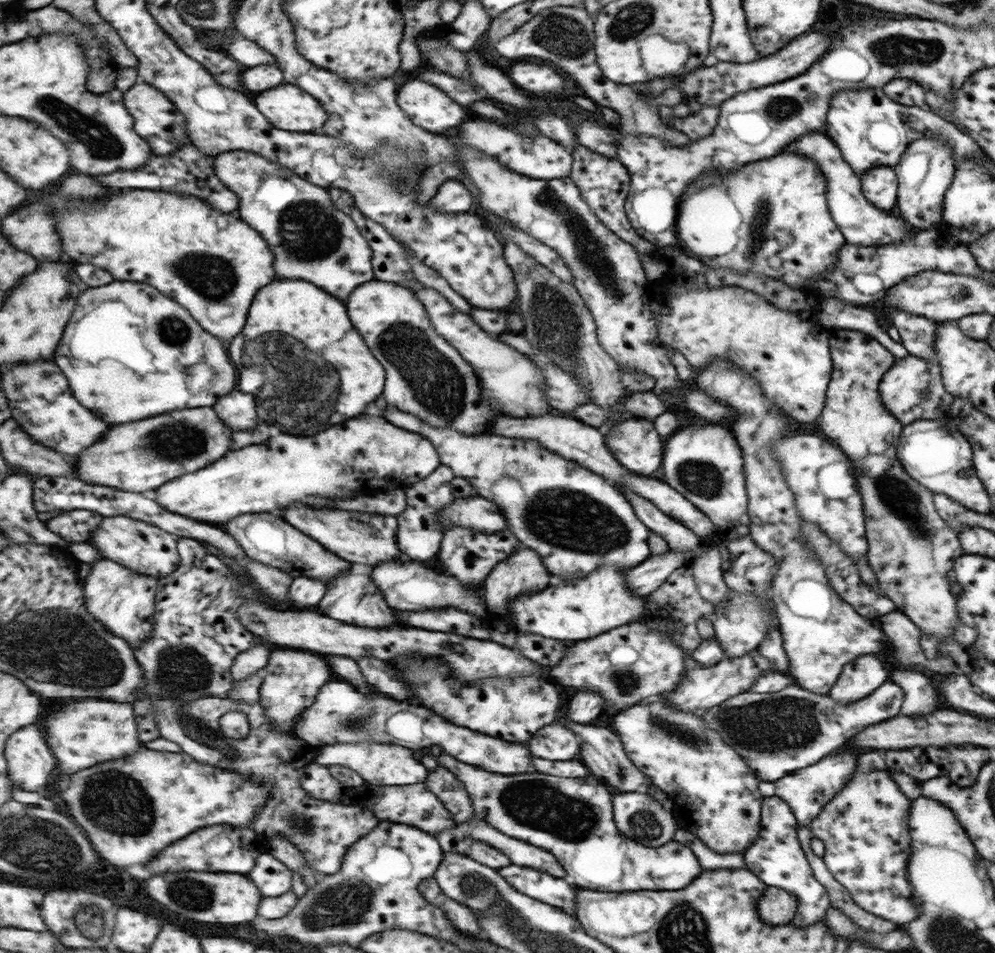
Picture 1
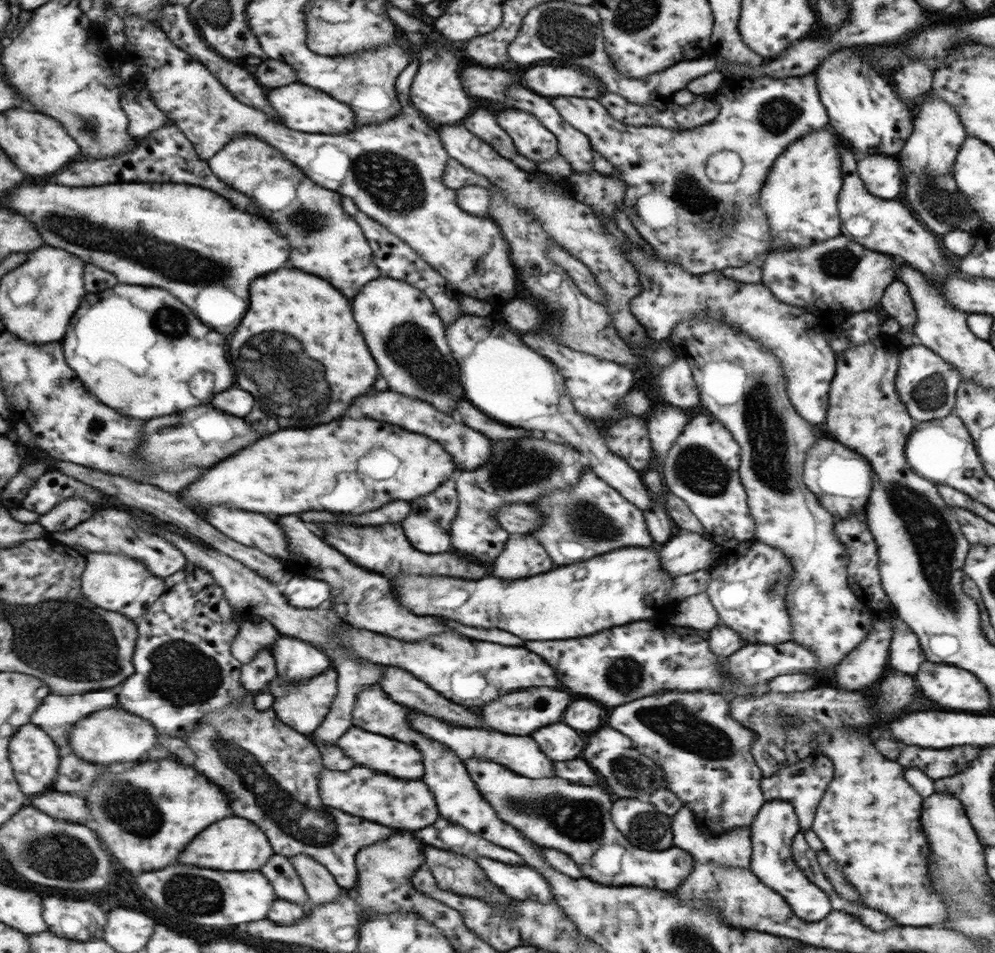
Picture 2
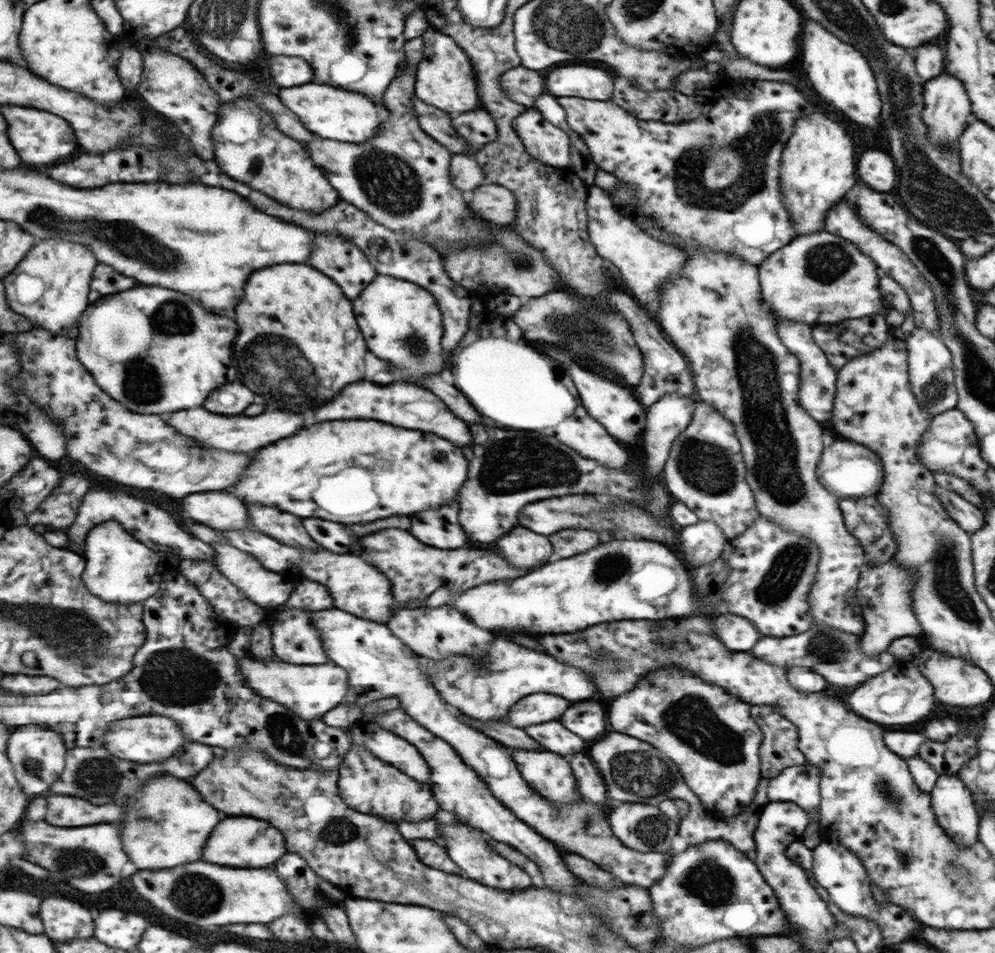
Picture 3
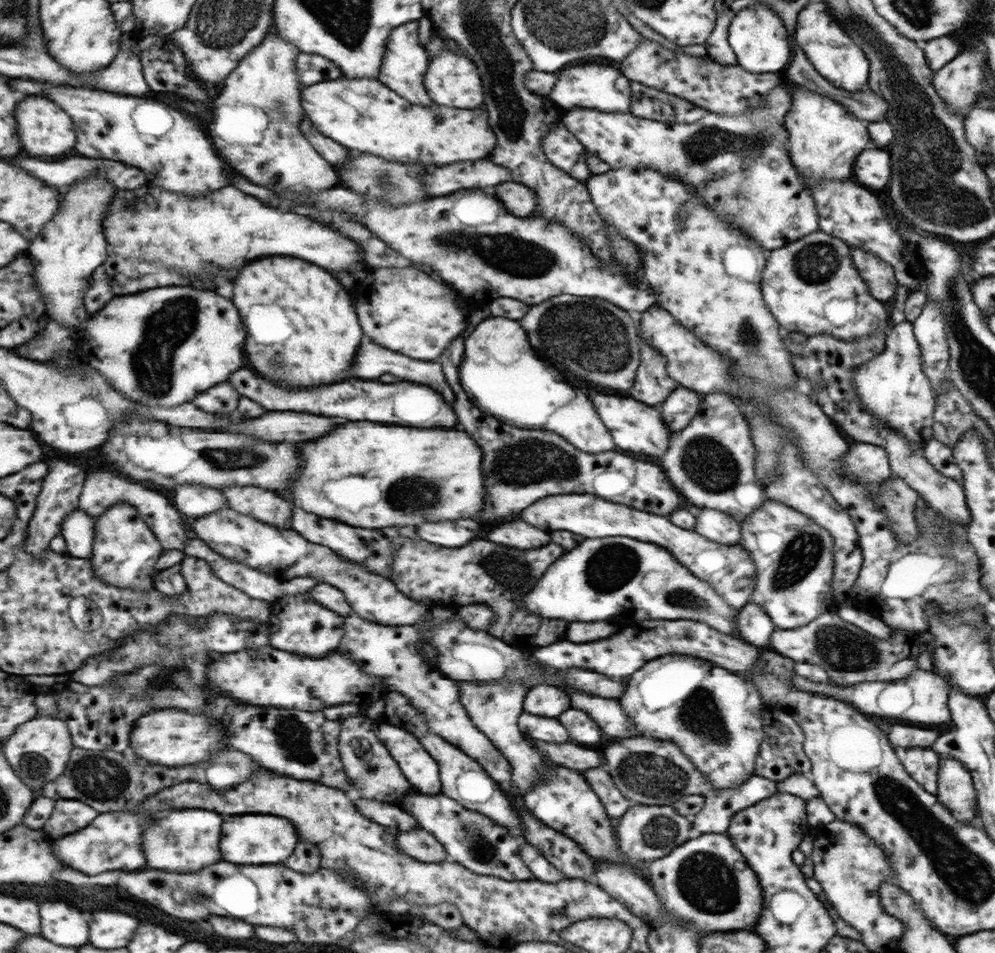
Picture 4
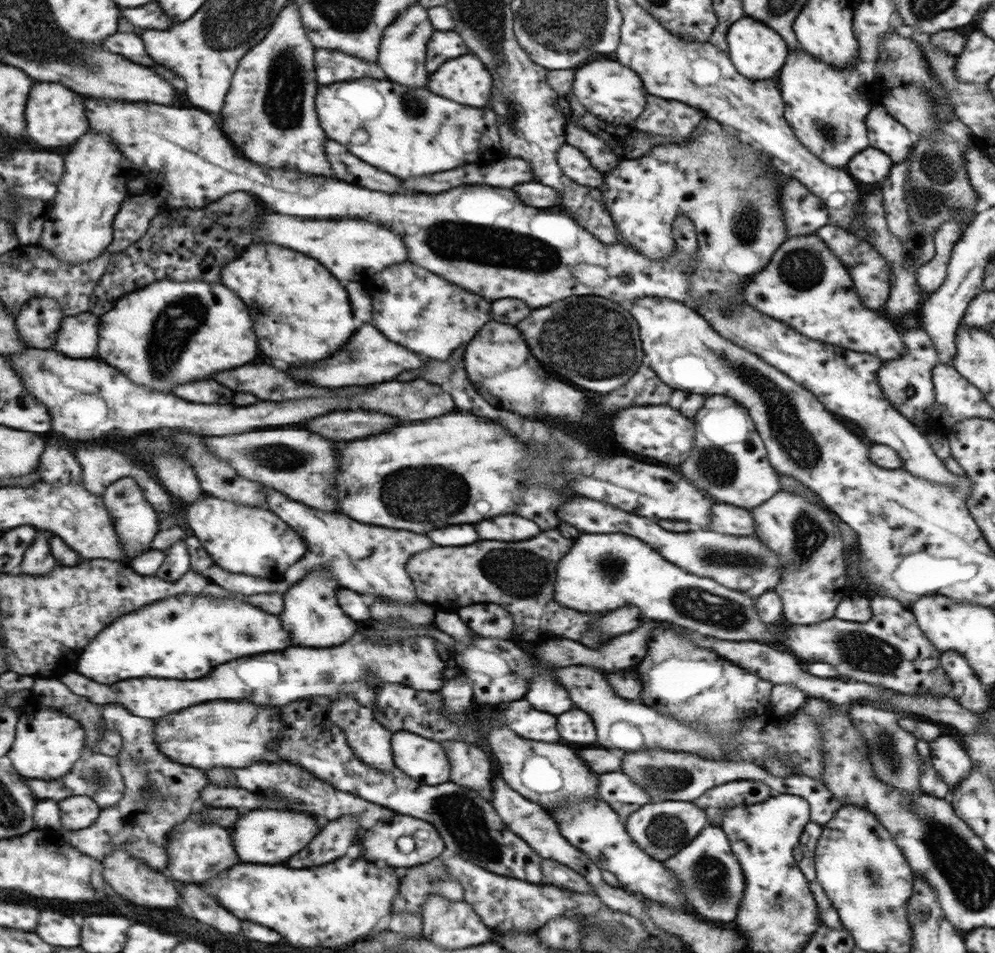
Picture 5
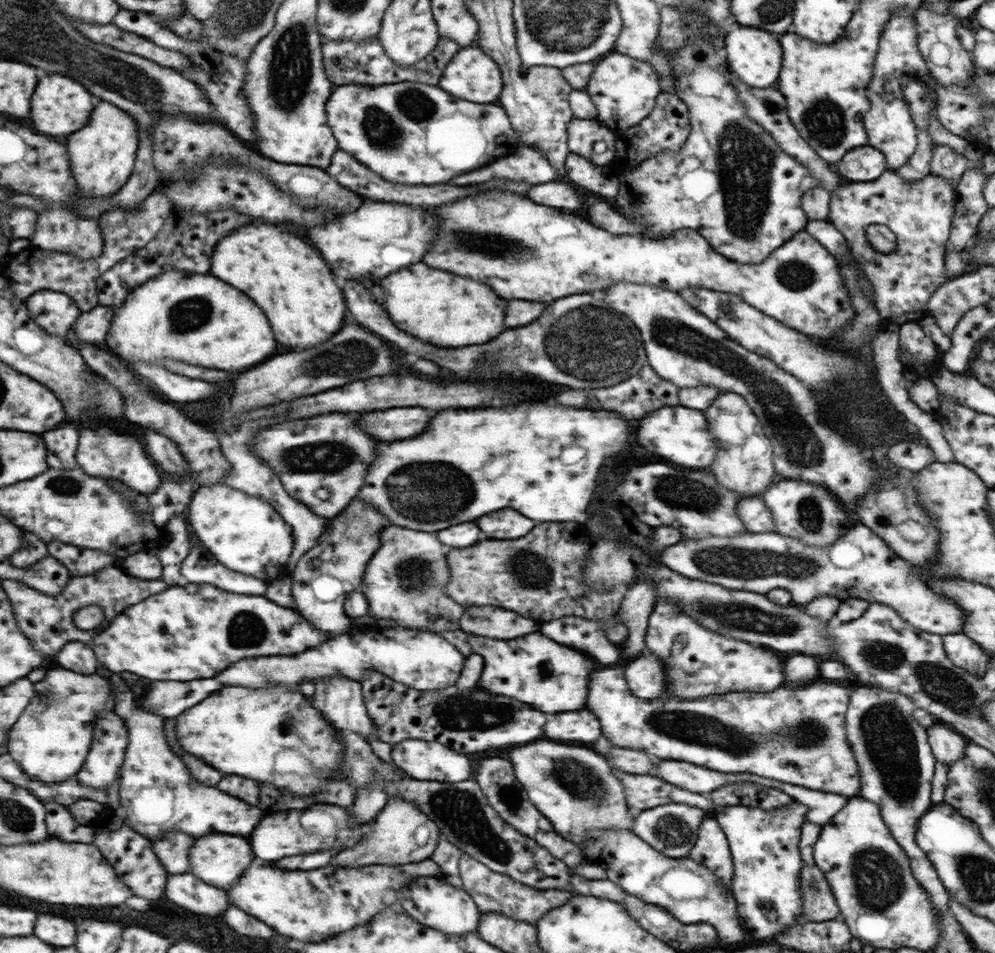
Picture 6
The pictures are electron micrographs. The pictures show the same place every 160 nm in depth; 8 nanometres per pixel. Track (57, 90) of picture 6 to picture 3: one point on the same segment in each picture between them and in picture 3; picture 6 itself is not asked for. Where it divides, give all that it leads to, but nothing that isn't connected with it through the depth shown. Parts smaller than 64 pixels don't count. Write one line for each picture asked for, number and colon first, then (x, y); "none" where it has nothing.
3: (46, 138)
4: (46, 130)
5: (58, 117)

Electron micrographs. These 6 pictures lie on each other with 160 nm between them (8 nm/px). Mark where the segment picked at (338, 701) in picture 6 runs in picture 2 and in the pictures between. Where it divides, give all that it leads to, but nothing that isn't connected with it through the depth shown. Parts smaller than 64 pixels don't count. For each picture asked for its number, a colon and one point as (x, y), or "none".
2: (409, 806)
3: (371, 786)
4: (373, 773)
5: (369, 741)

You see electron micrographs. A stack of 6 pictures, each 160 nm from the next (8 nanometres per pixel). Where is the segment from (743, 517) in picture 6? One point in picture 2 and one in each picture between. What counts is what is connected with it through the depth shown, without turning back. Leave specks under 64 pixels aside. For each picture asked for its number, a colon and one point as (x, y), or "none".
2: (687, 552)
3: (701, 543)
4: (716, 526)
5: (726, 518)

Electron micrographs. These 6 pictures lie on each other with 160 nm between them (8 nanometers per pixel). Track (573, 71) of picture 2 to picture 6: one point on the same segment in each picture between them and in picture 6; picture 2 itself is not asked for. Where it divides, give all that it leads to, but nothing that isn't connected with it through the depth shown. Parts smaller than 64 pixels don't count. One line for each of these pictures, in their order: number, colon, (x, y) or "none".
3: (583, 82)
4: (604, 88)
5: (609, 90)
6: (623, 89)

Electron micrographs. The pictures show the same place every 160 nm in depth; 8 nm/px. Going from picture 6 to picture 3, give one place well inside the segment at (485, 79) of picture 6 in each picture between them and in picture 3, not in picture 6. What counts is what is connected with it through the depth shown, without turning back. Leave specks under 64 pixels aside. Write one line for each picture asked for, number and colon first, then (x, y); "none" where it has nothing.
3: (444, 78)
4: (453, 81)
5: (465, 79)

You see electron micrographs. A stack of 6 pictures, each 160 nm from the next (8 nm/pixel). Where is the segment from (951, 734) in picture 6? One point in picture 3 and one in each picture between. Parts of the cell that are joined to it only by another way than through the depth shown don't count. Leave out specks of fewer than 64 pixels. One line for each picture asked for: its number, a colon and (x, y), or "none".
3: (955, 808)
4: (954, 784)
5: (948, 757)

